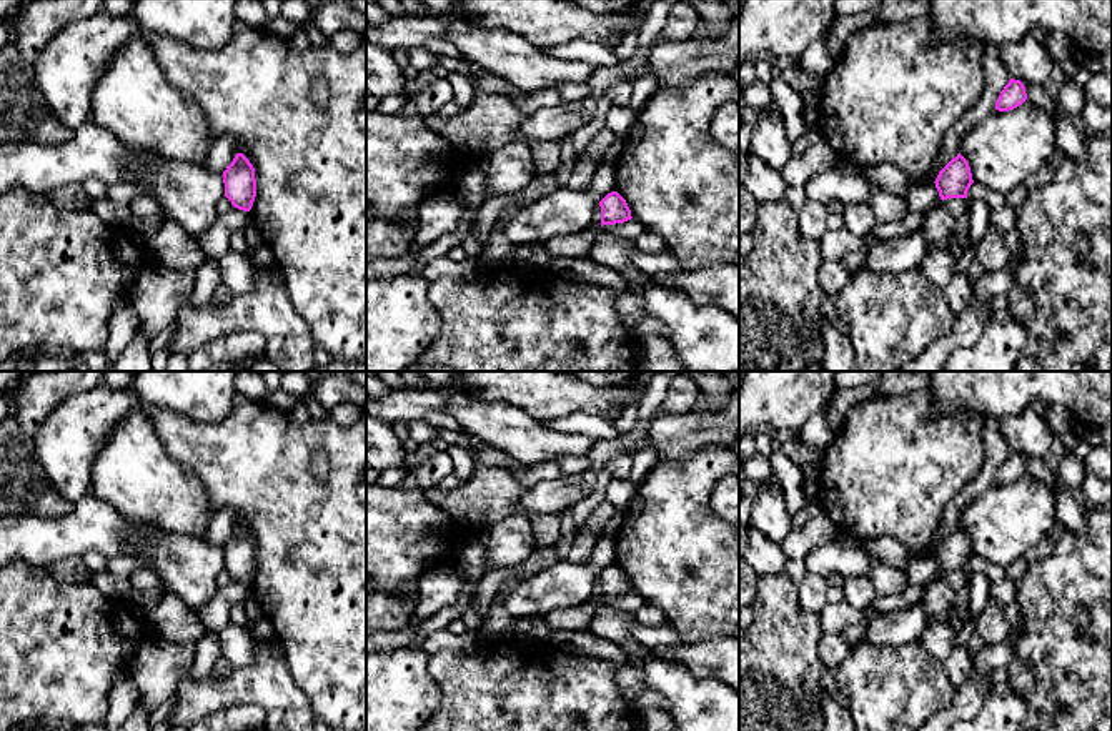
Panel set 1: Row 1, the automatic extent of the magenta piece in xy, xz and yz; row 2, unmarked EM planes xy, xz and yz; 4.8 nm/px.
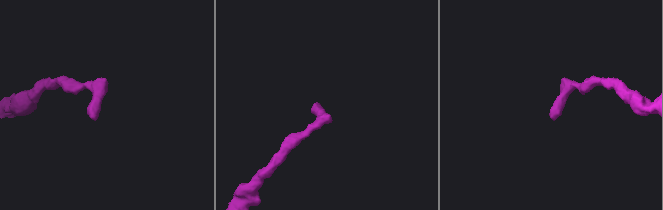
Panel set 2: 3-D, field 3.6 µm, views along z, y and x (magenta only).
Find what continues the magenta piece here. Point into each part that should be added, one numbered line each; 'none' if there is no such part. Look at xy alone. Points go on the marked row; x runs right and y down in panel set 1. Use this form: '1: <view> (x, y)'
none

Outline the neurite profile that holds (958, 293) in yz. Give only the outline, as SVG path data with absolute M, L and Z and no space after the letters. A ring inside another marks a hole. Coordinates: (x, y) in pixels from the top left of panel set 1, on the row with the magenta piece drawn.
M957 273L956 278L944 288L944 295L954 316L962 313L972 295L972 285L967 275Z

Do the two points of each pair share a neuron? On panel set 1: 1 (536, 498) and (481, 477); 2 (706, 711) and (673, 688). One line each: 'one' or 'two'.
1: two
2: one

